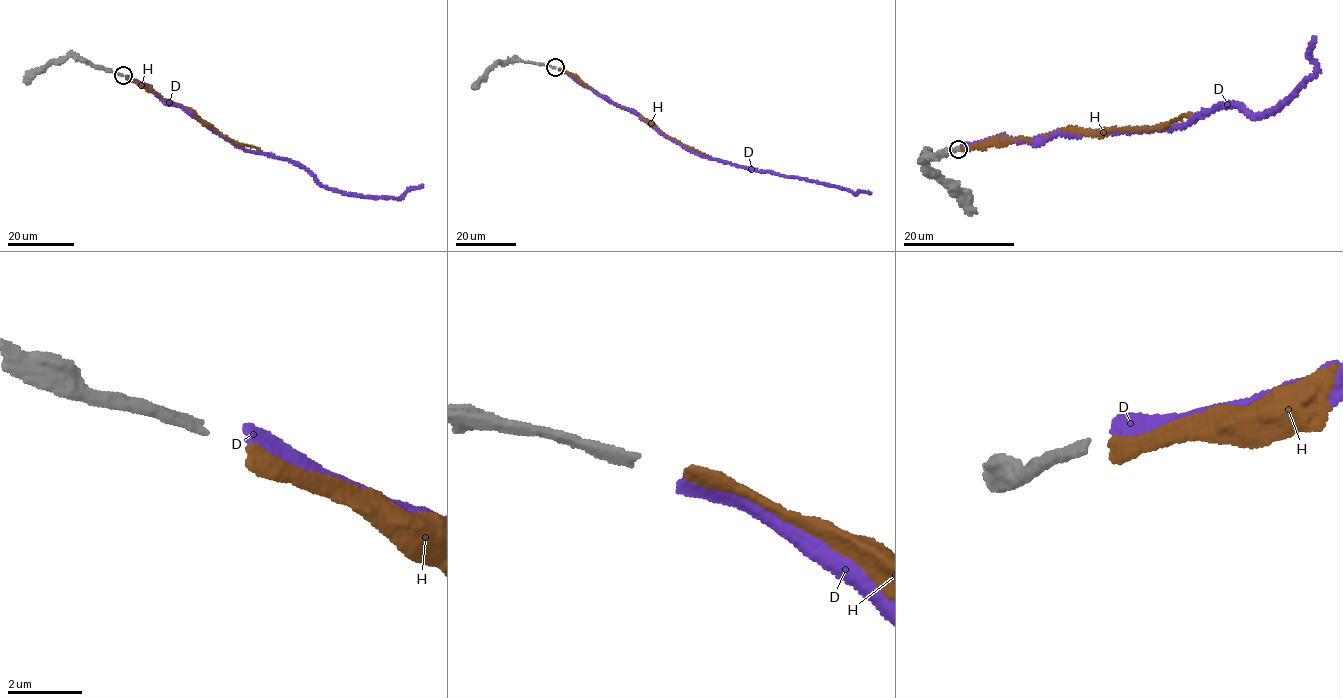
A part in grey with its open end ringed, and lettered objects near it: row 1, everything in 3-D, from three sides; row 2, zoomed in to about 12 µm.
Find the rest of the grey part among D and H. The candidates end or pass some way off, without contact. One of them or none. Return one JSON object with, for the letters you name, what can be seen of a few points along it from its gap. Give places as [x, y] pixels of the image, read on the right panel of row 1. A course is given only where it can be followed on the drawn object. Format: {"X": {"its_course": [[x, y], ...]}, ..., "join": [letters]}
{"H": {"its_course": [[962, 148], [997, 138], [1027, 139], [1069, 127], [1094, 133], [1130, 126], [1151, 127], [1180, 115], [1191, 114]]}, "join": ["H"]}

